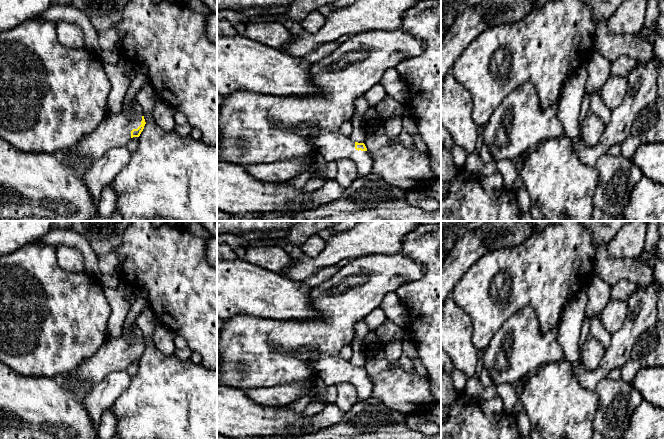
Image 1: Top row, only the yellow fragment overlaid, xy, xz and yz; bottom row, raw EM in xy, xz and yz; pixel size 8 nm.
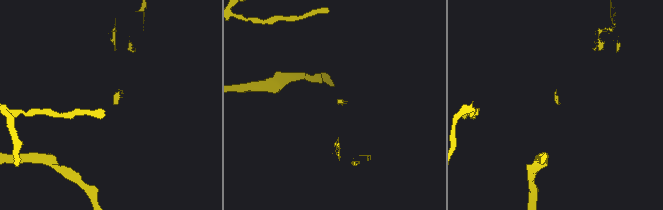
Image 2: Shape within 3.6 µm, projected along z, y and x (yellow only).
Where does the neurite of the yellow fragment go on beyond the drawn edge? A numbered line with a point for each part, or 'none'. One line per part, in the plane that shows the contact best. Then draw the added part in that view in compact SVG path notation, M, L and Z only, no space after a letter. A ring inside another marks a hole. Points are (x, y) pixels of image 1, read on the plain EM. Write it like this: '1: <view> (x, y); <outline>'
1: xy (115, 354); M110 336L91 358L83 360L76 368L58 379L74 394L84 383L95 387L107 374L126 370L131 363L131 355L137 353L145 341L144 336Z

